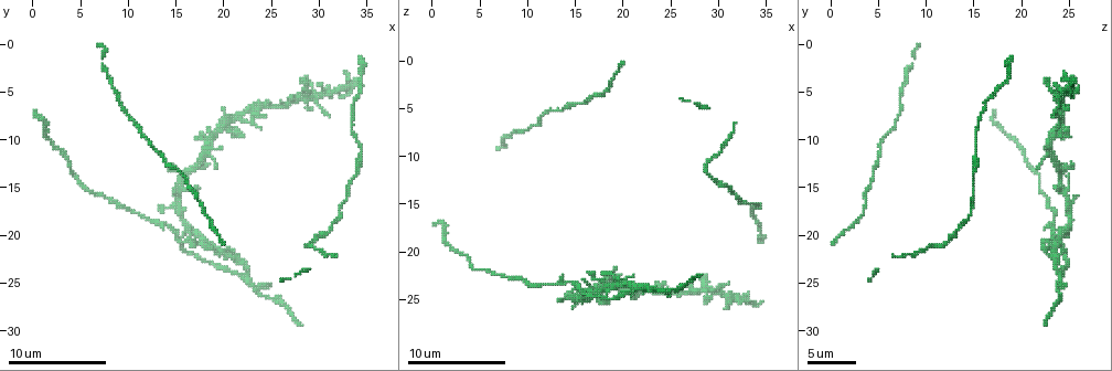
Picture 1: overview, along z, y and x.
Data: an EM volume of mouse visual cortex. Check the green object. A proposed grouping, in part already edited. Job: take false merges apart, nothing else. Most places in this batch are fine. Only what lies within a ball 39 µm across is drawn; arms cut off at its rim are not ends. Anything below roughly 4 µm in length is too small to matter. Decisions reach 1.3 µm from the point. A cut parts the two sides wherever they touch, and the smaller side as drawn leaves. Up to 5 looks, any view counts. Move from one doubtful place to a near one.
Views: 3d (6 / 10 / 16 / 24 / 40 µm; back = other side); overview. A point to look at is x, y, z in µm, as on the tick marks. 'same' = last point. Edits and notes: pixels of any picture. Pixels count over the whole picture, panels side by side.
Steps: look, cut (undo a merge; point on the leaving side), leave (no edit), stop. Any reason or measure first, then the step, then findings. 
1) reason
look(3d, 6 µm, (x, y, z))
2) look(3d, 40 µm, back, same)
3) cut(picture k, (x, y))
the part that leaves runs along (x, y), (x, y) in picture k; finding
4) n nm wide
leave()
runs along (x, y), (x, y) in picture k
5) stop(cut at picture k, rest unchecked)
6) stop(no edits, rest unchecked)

sudden change in width
look(3d, 10 µm, (13.8, 11.6, 5.2))

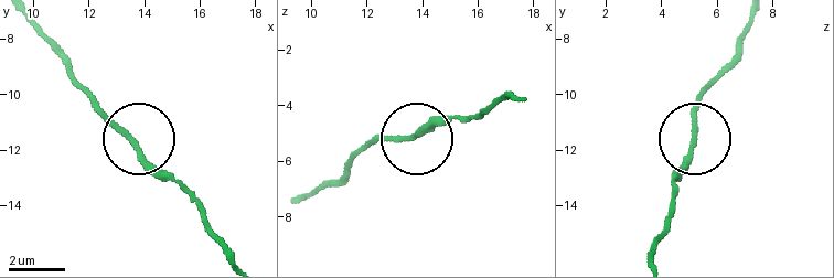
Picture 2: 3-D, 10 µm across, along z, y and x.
leave()
all the same cell

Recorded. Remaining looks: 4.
three-way junction
look(3d, 6 µm, (14.2, 18.8, 23.0))

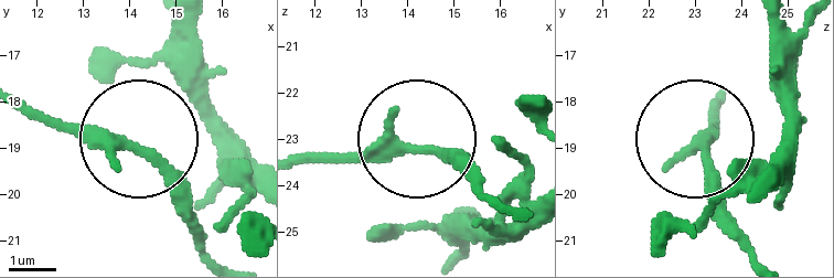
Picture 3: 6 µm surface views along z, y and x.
look(3d, 6 µm, back, (14.25, 19.10, 23.15))

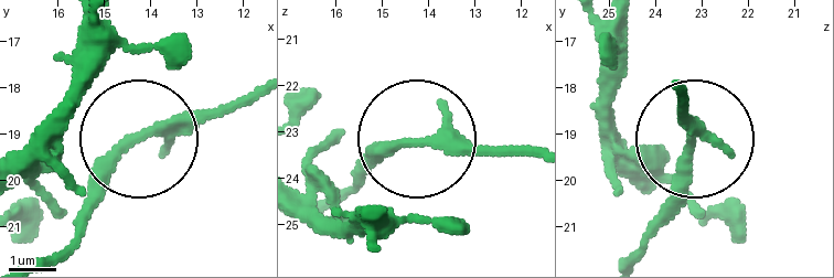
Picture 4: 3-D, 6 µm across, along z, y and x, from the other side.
3 arms
leave()
one cell here

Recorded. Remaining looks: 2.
a fork
look(3d, 10 µm, (21.8, 24.4, 23.8))

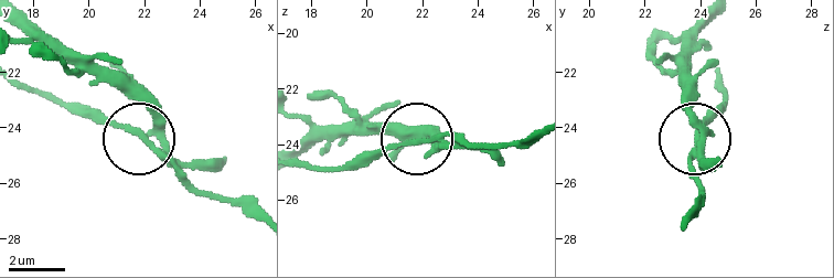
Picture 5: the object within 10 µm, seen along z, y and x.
220 nm wide
leave()
runs along (34, 22), (141, 100), (152, 123), (148, 143), (195, 191) in picture 5; one cell here

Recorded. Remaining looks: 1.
stop(no edits, rest unchecked)

